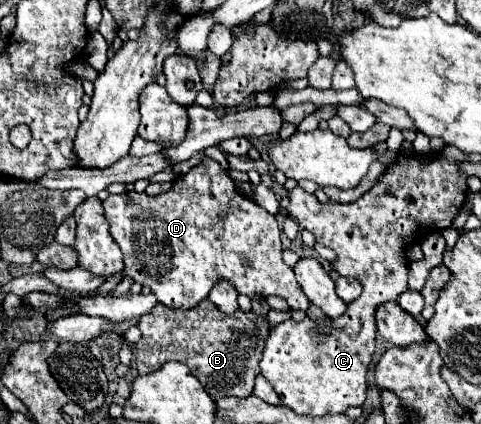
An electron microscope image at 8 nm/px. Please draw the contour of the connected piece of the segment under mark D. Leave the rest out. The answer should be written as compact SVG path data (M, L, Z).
M211 157L203 159L187 175L177 177L167 193L149 197L145 193L125 191L121 195L109 195L103 201L103 209L105 219L109 221L111 237L123 251L123 275L149 287L157 301L169 309L197 307L203 299L207 299L209 291L219 281L229 281L239 295L247 295L251 299L277 295L283 297L291 309L307 311L309 307L309 299L299 287L293 269L281 259L281 241L275 215L239 193L225 169Z

